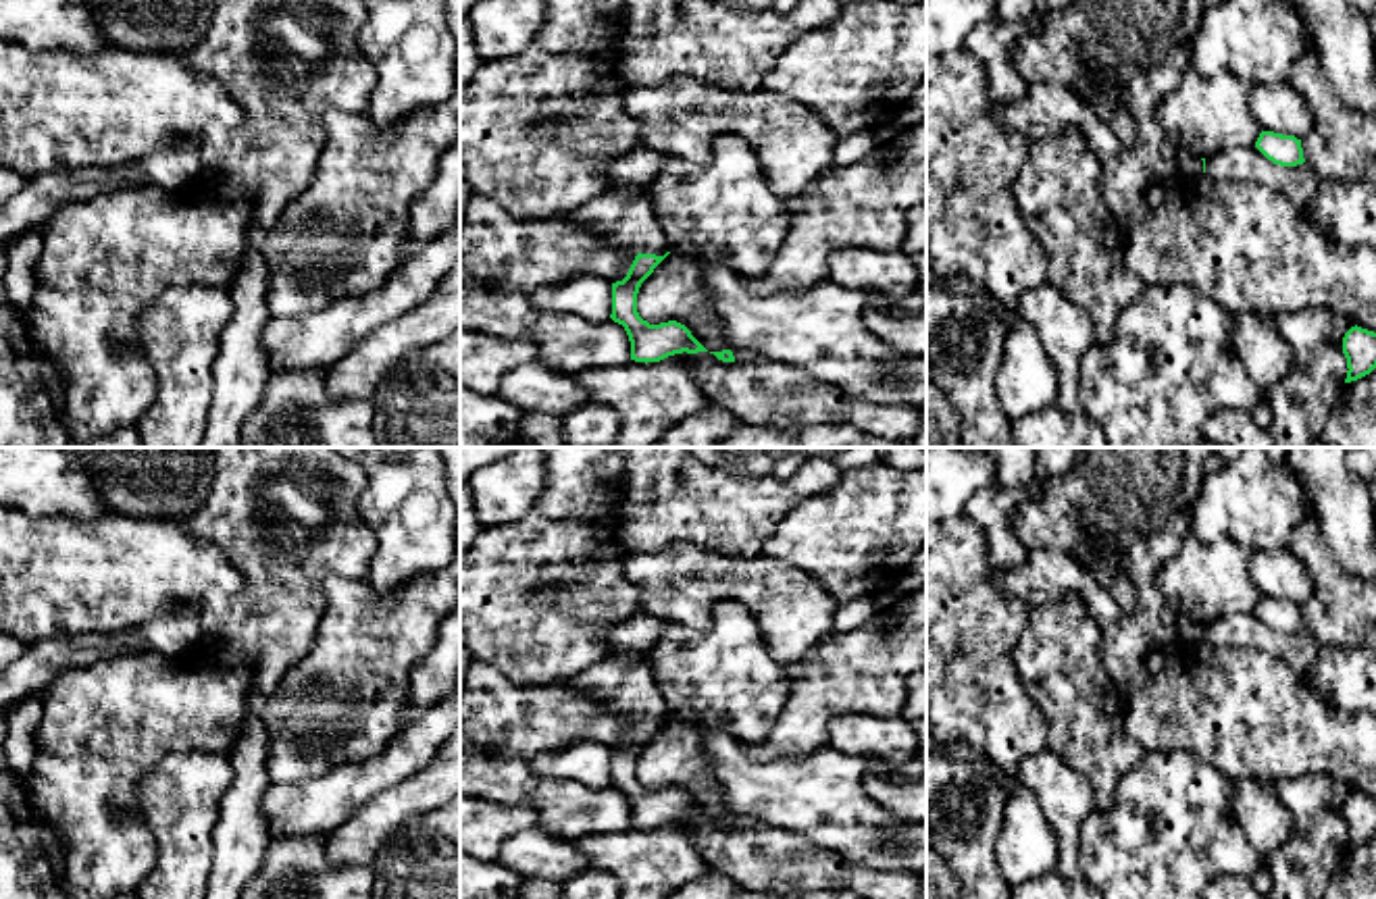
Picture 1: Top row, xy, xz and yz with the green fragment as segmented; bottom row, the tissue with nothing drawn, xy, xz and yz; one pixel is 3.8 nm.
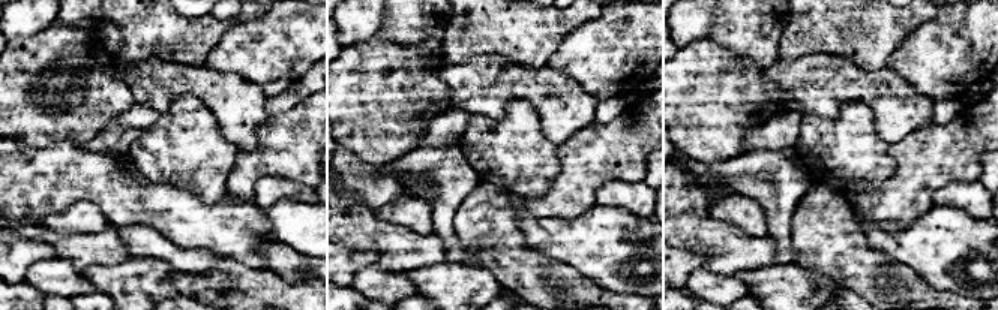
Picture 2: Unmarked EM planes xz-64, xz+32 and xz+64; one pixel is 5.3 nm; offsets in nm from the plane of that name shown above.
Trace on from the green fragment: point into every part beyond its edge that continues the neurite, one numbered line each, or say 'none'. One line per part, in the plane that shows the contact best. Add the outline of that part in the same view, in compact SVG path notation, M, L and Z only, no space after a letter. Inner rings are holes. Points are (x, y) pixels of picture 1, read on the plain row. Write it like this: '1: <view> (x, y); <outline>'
1: xz (625, 681); M649 653L606 658L570 678L570 685L606 699L618 714L664 722L670 718L649 668Z

